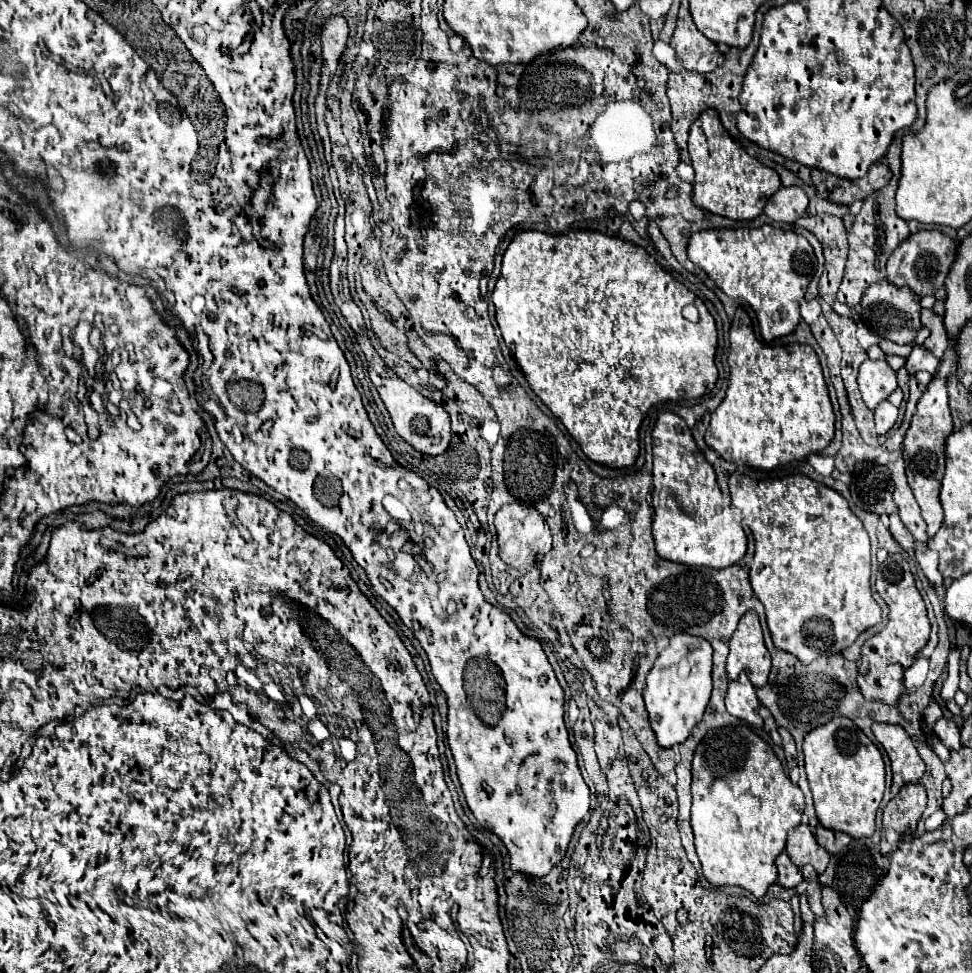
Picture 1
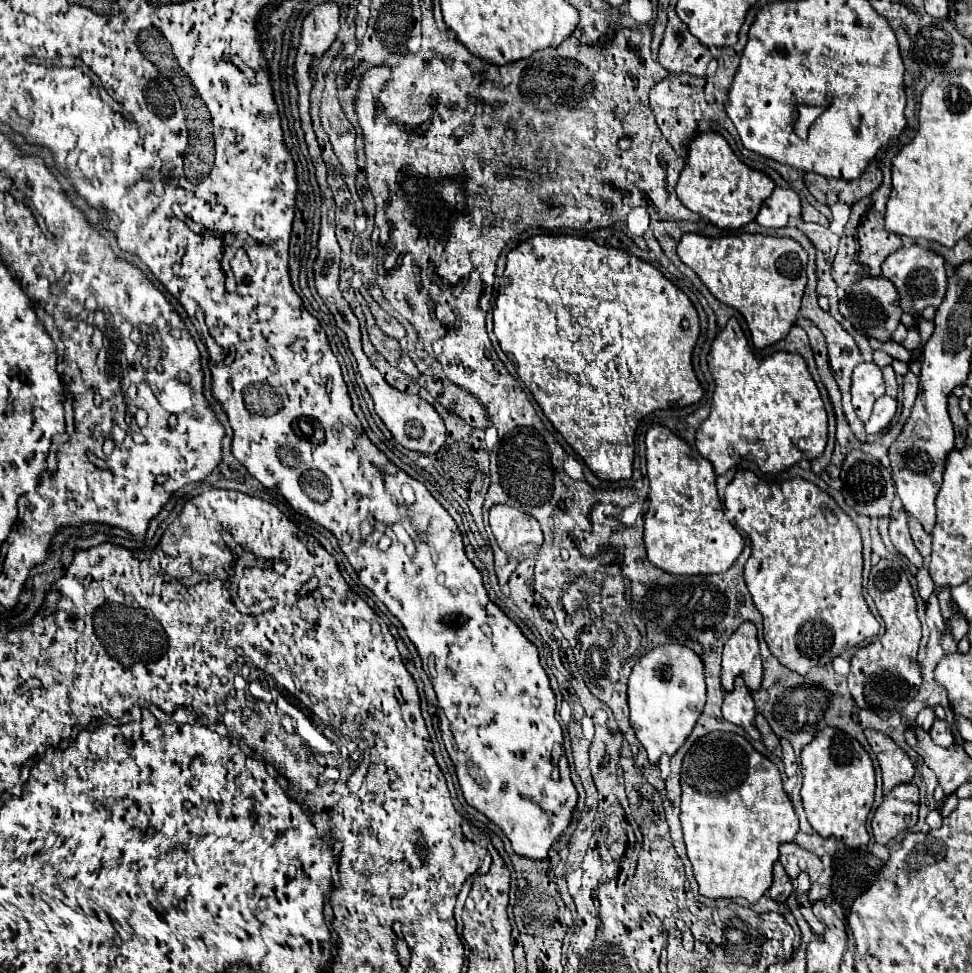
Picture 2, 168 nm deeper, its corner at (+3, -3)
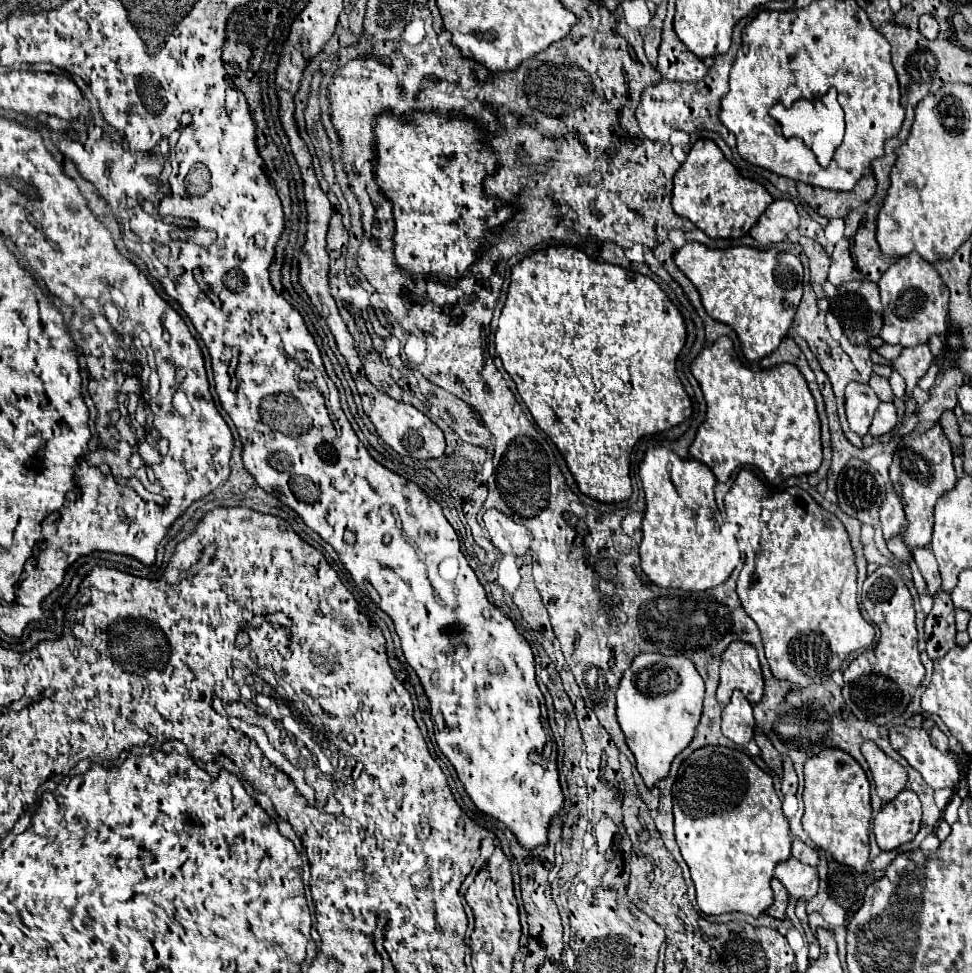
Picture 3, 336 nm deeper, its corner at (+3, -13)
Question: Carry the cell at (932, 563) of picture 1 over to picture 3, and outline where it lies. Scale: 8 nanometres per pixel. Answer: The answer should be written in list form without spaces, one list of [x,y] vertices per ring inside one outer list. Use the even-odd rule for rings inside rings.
[[[893,490],[887,492],[887,498],[879,510],[879,516],[881,516],[881,528],[883,528],[885,540],[889,540],[893,536],[903,538],[903,534],[907,530],[907,516],[903,512],[899,498],[893,494]]]

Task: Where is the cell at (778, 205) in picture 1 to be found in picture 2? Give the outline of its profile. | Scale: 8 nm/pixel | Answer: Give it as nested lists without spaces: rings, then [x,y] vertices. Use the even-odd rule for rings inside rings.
[[[775,188],[773,194],[763,202],[763,208],[757,214],[757,224],[765,228],[783,228],[789,218],[799,218],[801,204],[799,196],[791,188]]]

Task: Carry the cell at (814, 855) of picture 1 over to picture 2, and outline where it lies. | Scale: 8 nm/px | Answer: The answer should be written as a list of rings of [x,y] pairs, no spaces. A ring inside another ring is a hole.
[[[789,842],[789,844],[781,844],[781,856],[779,856],[779,862],[783,864],[785,872],[789,878],[797,878],[801,872],[807,872],[811,882],[815,882],[819,878],[819,874],[823,872],[823,864],[821,860],[803,850],[801,846],[797,846],[795,842]]]

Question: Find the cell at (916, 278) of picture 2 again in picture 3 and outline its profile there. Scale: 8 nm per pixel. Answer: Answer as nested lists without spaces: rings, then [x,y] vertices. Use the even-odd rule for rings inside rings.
[[[909,254],[899,258],[879,280],[883,298],[883,330],[881,338],[889,344],[917,346],[929,340],[931,334],[945,334],[949,322],[949,290],[943,284],[939,272],[919,258],[919,254]]]

